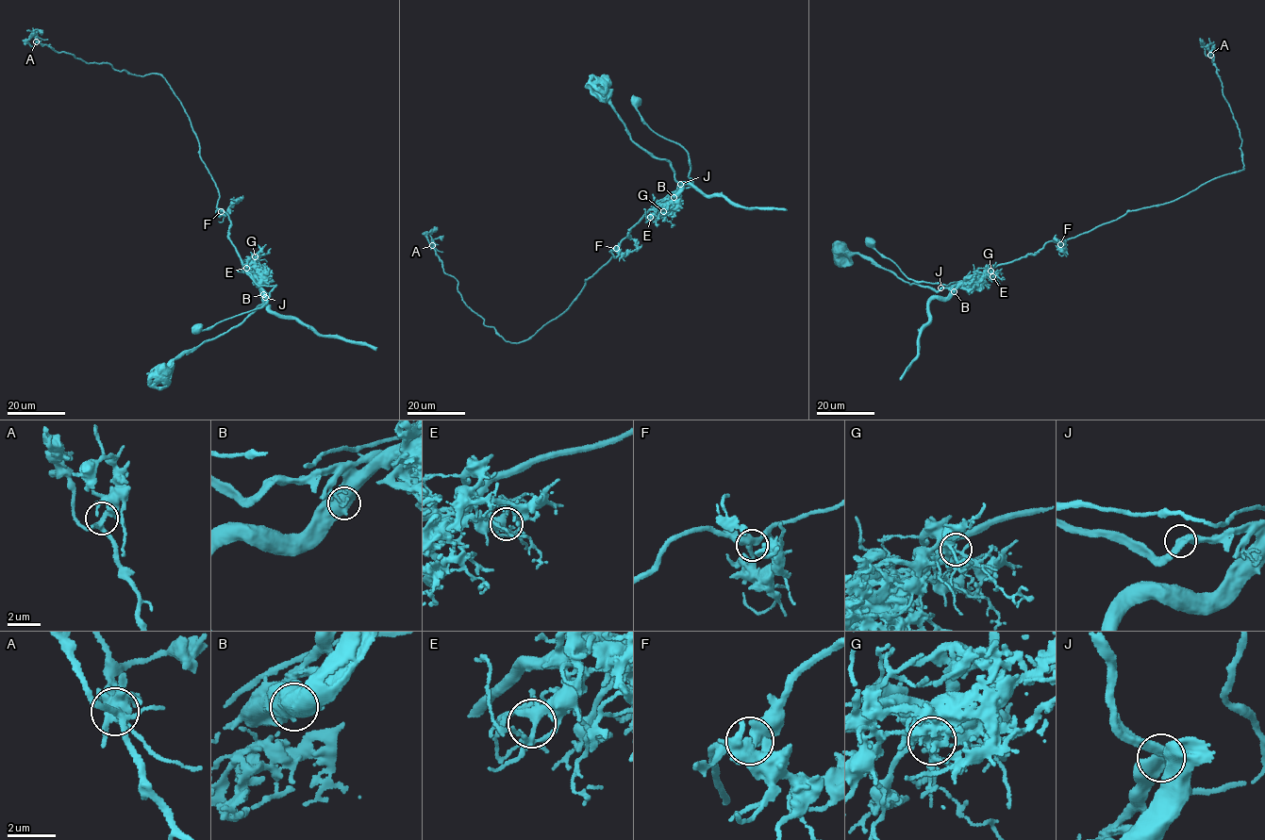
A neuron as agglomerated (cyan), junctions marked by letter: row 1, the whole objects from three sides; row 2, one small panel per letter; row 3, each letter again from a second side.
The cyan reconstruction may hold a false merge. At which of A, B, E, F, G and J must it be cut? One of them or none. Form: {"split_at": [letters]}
{"split_at": ["B"]}

